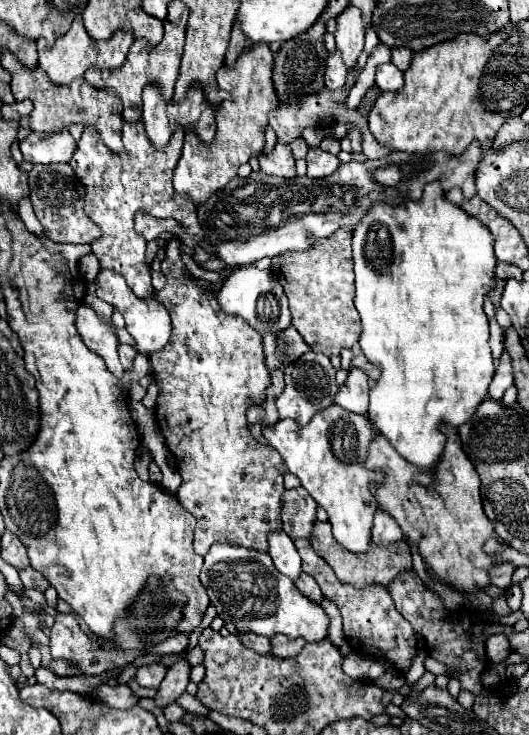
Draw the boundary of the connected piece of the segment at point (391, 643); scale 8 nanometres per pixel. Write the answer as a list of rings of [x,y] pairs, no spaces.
[[[295,539],[295,547],[301,555],[303,571],[313,575],[315,581],[319,583],[323,595],[329,597],[339,607],[339,611],[343,615],[343,631],[345,631],[349,645],[353,647],[353,641],[359,641],[365,647],[371,647],[371,655],[385,657],[391,663],[395,663],[395,667],[401,673],[407,673],[411,659],[415,655],[415,631],[413,631],[411,623],[395,609],[389,591],[385,587],[355,589],[349,583],[341,583],[337,579],[337,575],[333,573],[333,569],[327,565],[327,561],[313,551],[309,539]]]

